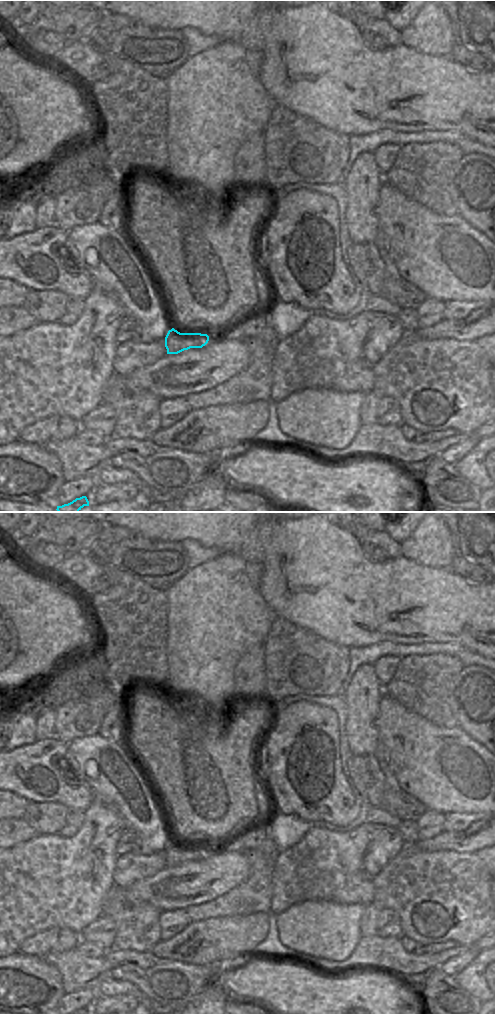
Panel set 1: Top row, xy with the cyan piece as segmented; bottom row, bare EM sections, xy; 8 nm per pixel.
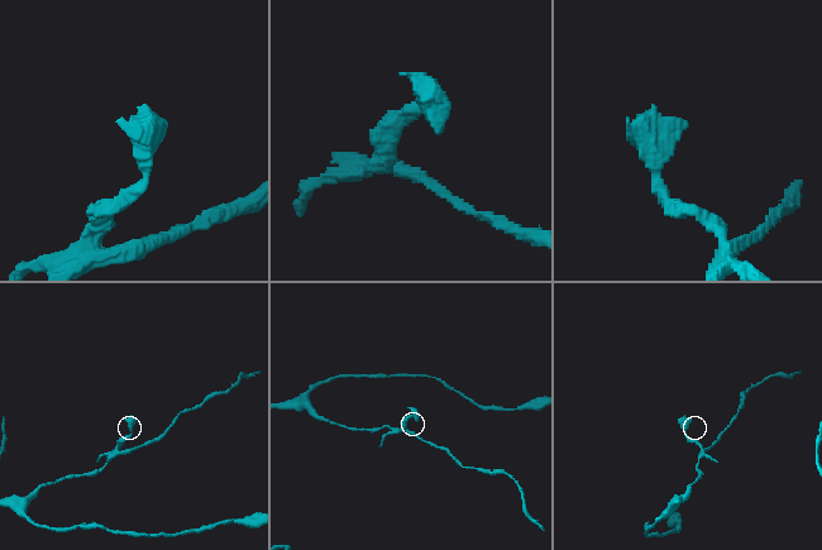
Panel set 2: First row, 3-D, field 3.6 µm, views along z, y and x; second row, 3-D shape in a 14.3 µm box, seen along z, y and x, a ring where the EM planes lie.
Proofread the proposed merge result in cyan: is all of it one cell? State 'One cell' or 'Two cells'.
One cell

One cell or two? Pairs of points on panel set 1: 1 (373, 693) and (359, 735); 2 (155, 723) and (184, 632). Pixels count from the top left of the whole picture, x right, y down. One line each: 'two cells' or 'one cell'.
1: one cell
2: two cells

